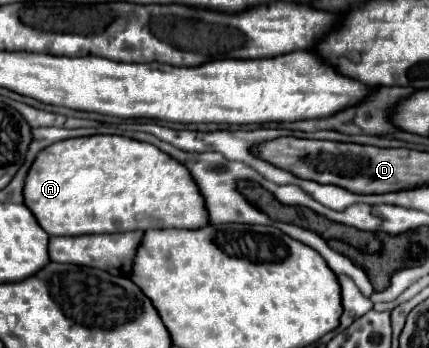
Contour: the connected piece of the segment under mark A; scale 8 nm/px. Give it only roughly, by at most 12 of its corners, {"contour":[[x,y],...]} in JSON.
{"contour":[[120,135],[56,141],[24,179],[48,235],[208,225],[190,173]]}

